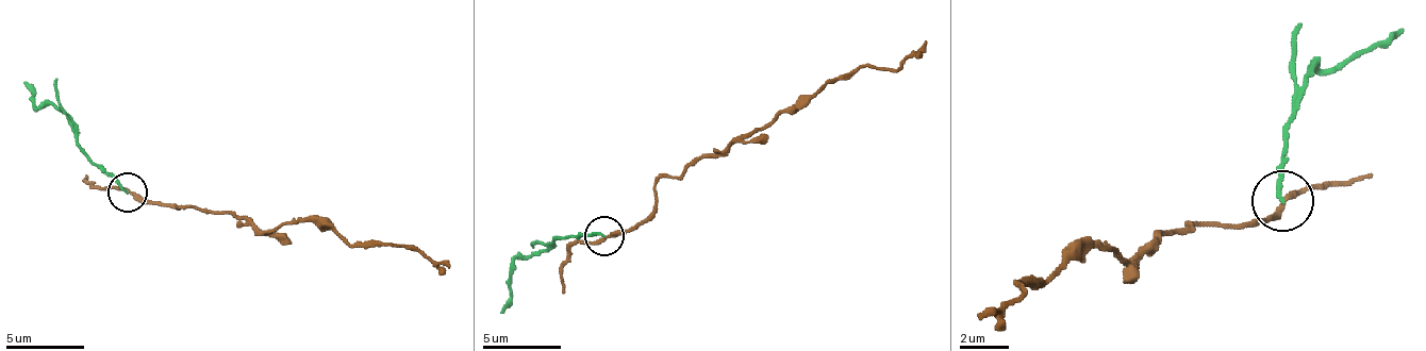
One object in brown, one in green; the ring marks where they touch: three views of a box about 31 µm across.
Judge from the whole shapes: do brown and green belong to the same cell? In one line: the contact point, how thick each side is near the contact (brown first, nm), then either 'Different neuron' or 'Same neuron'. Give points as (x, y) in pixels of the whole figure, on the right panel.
Place: (1282, 201). Thickness 240 nm (brown) against 160 nm. Different neuron

